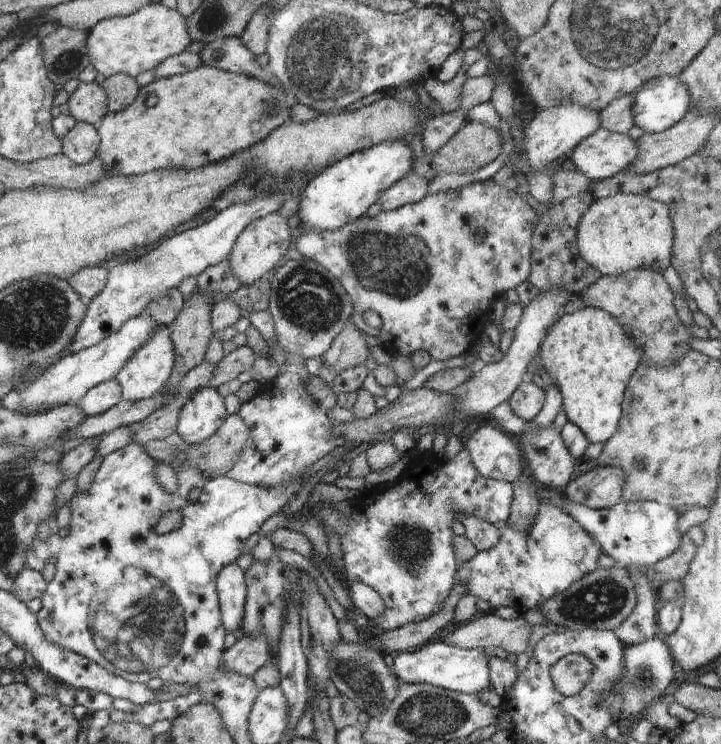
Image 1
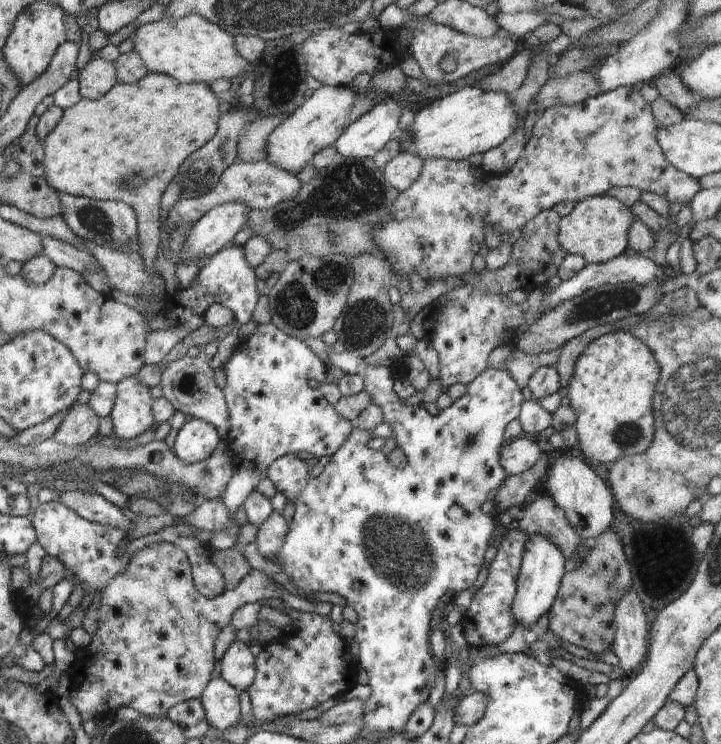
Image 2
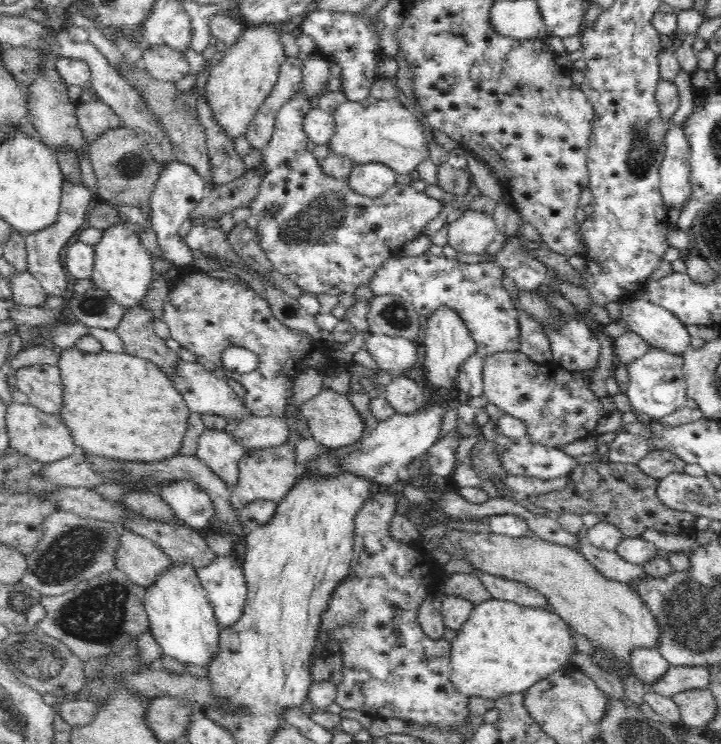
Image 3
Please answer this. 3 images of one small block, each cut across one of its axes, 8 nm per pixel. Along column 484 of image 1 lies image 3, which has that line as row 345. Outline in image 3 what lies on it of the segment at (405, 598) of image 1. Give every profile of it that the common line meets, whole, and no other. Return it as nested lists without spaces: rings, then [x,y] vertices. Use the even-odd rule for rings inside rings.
[[[518,236],[508,238],[502,252],[492,256],[494,262],[484,264],[464,264],[458,260],[438,258],[434,254],[422,254],[422,256],[406,256],[394,254],[394,258],[388,258],[372,276],[370,290],[374,296],[394,294],[402,296],[404,300],[412,302],[416,306],[416,312],[420,316],[430,318],[434,310],[440,306],[452,308],[464,322],[464,326],[470,330],[470,336],[474,336],[474,342],[478,346],[476,354],[468,358],[458,372],[456,384],[460,392],[472,396],[484,394],[484,360],[492,354],[502,352],[520,352],[520,316],[514,312],[514,300],[510,294],[502,288],[504,276],[512,278],[516,288],[522,292],[558,292],[554,288],[554,282],[558,280],[558,274],[548,270],[540,260],[532,256],[530,250],[524,248],[524,244],[518,240]]]

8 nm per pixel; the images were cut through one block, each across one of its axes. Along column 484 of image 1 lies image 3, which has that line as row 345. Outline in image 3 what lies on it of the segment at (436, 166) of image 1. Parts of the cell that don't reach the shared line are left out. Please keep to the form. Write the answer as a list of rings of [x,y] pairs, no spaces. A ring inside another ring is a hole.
[[[128,308],[116,332],[124,342],[128,356],[138,356],[146,362],[154,362],[162,372],[174,374],[176,366],[180,364],[180,356],[166,346],[166,340],[156,336],[154,314],[148,308]]]

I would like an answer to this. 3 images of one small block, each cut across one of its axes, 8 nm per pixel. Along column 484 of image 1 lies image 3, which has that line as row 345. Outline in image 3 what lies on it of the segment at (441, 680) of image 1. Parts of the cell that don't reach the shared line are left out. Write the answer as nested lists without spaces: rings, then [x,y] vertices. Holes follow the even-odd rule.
[[[638,298],[634,302],[622,300],[620,312],[630,330],[634,334],[640,334],[640,338],[652,348],[660,348],[680,356],[690,350],[692,338],[686,324],[682,324],[682,320],[670,310],[650,302],[648,298]]]

